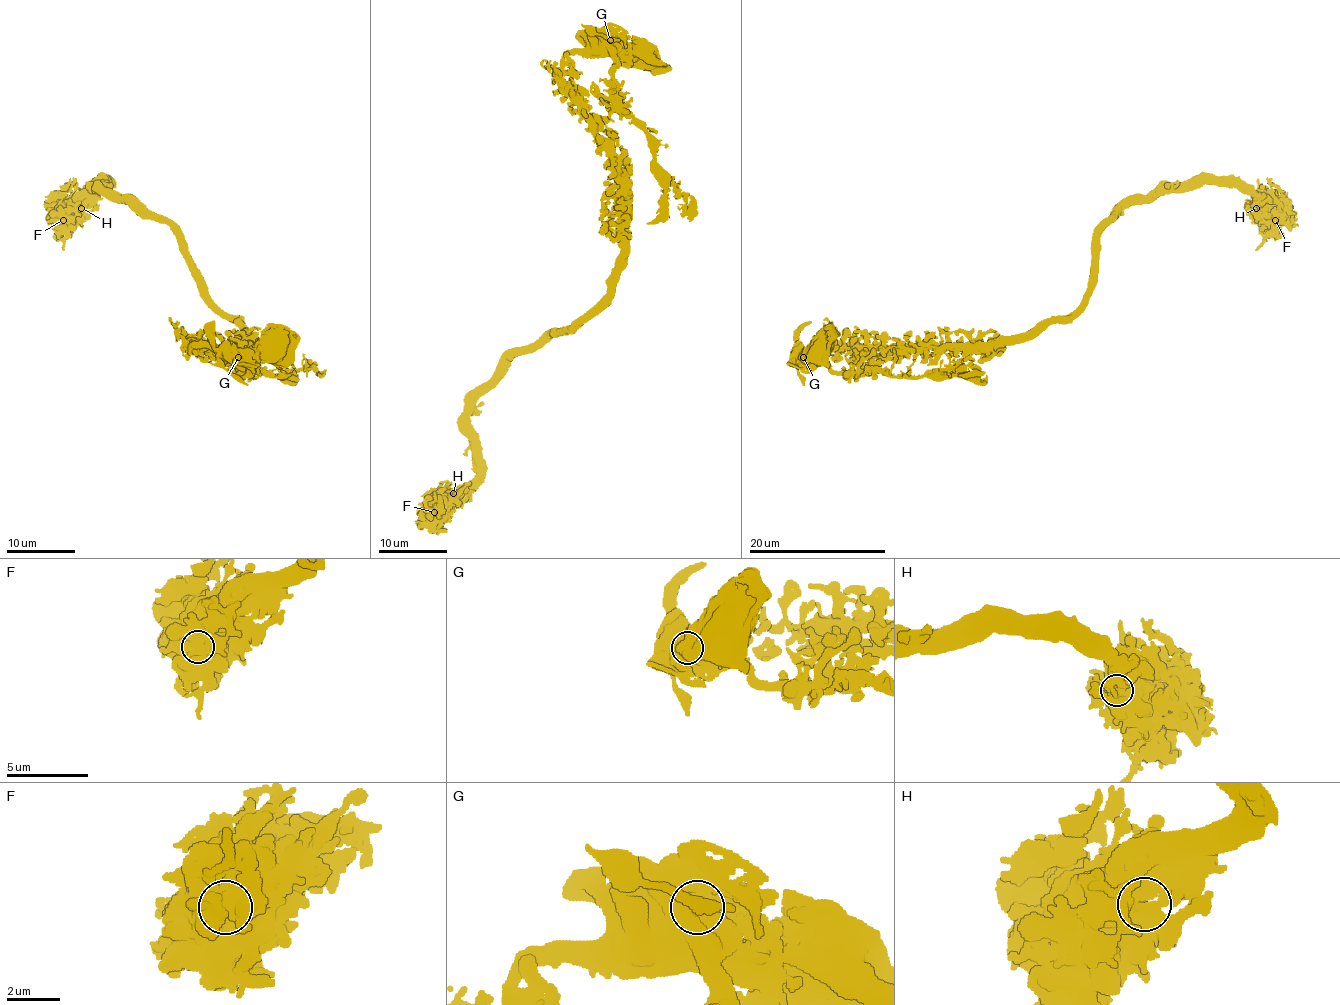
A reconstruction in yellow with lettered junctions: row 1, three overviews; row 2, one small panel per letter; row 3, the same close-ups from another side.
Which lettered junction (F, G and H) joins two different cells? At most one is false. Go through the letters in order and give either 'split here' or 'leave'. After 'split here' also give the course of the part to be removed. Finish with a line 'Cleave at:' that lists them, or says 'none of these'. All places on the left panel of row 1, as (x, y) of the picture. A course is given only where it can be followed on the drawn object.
F: leave
G: split here; foreign part runs (238, 357), (243, 371), (265, 371), (274, 376), (319, 371)
H: leave
Cleave at: G

